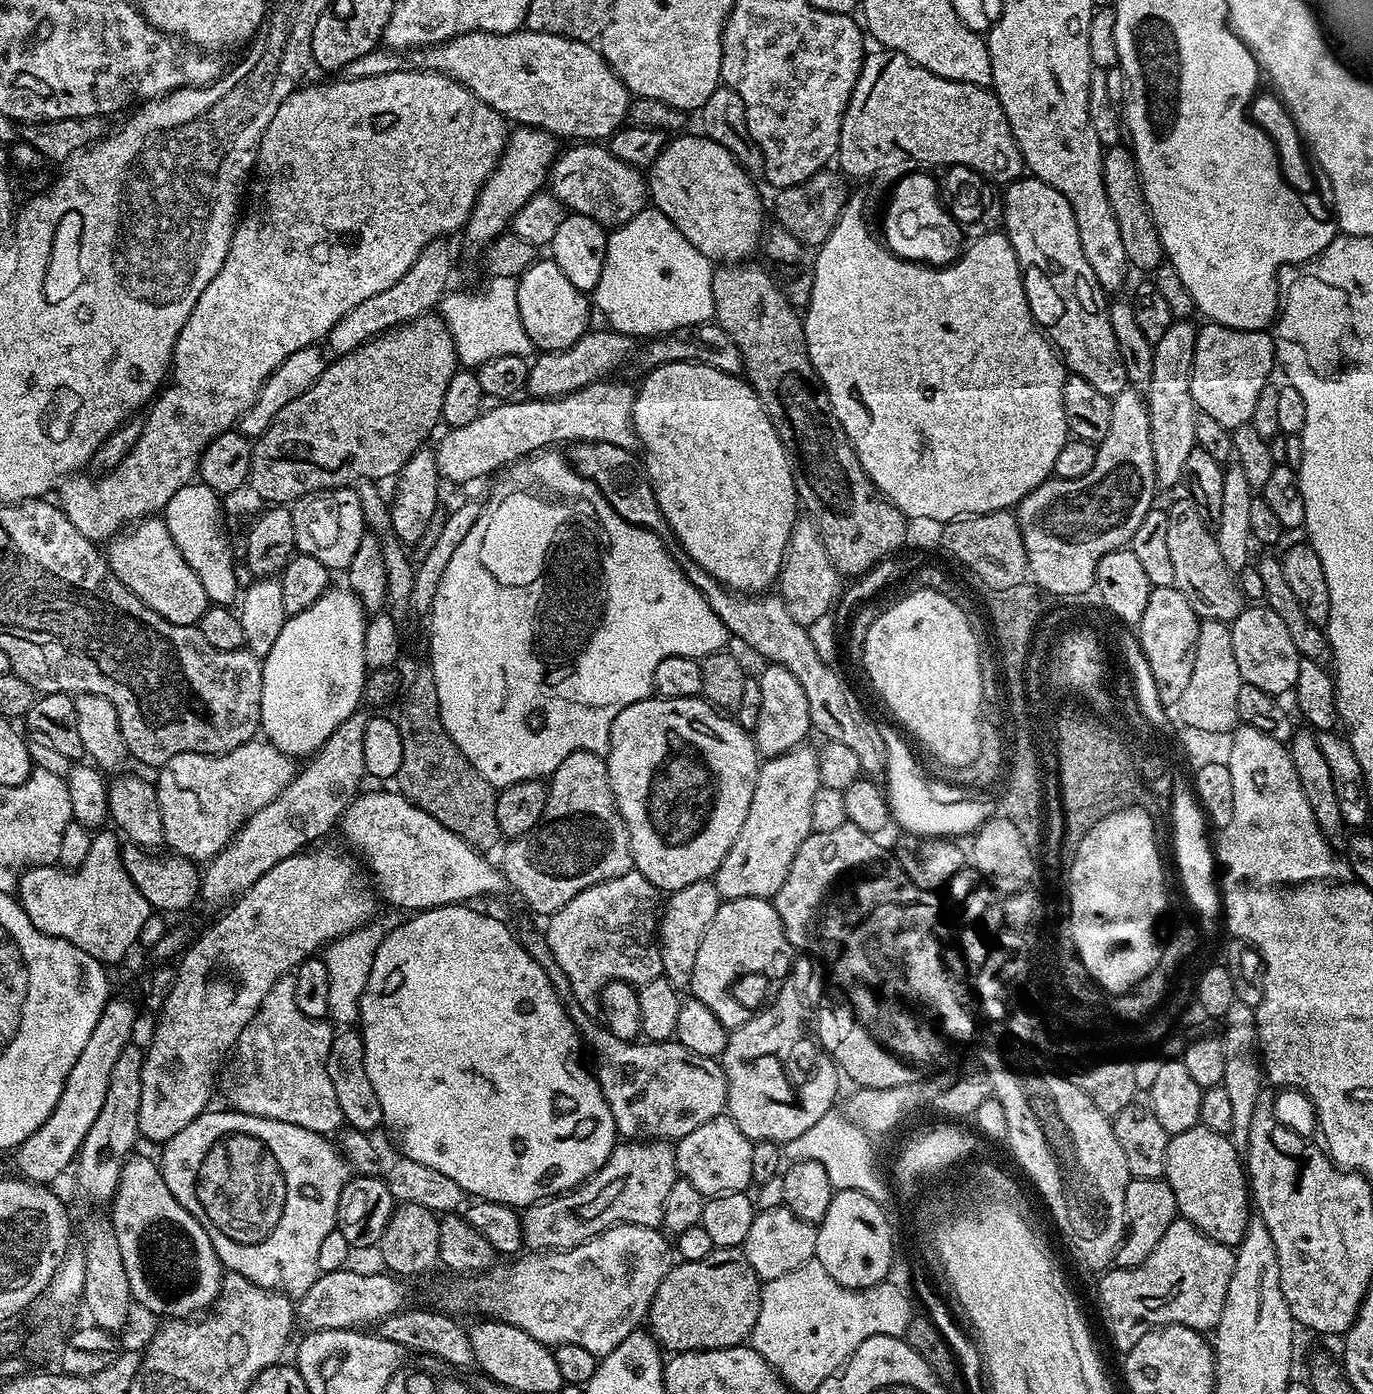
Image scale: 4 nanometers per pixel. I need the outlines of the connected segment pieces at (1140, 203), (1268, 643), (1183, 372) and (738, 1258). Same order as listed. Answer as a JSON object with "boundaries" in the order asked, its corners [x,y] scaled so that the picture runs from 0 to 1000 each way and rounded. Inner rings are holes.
{"boundaries":[[[[814,105],[805,108],[803,131],[806,133],[806,142],[808,142],[808,151],[811,151],[811,156],[814,156],[814,165],[817,168],[817,177],[820,179],[822,190],[827,194],[828,192],[830,195],[841,196],[843,190],[849,189],[849,184],[833,141],[833,133],[830,131],[830,123],[824,105]]],[[[907,435],[897,445],[896,450],[904,489],[916,492],[916,495],[922,495],[922,498],[930,501],[934,500],[934,496],[940,497],[945,489],[945,478],[948,471],[934,443],[923,435]]],[[[865,228],[854,229],[852,237],[846,240],[839,247],[840,265],[835,279],[835,289],[838,300],[838,311],[840,323],[842,346],[846,351],[854,350],[860,346],[867,323],[872,321],[870,314],[871,289],[867,283],[867,268],[870,263],[870,248],[872,233]]],[[[538,895],[521,895],[508,905],[495,904],[487,910],[475,932],[471,955],[484,971],[538,967],[552,946],[555,919]]]]}

